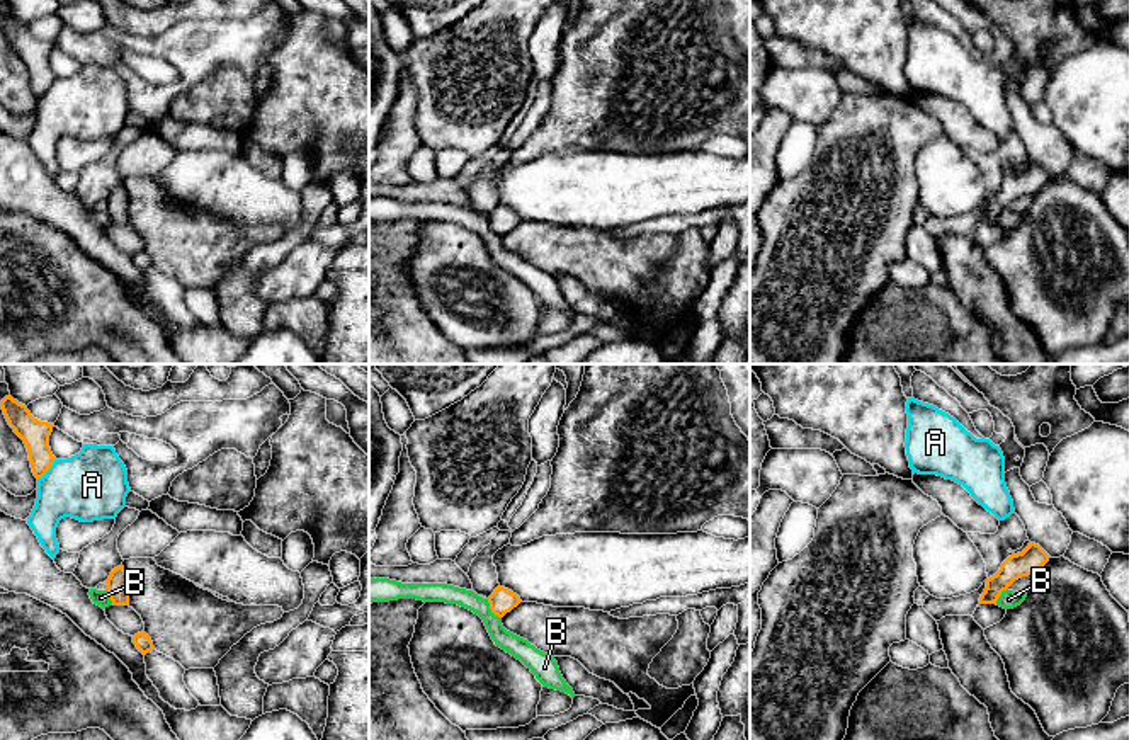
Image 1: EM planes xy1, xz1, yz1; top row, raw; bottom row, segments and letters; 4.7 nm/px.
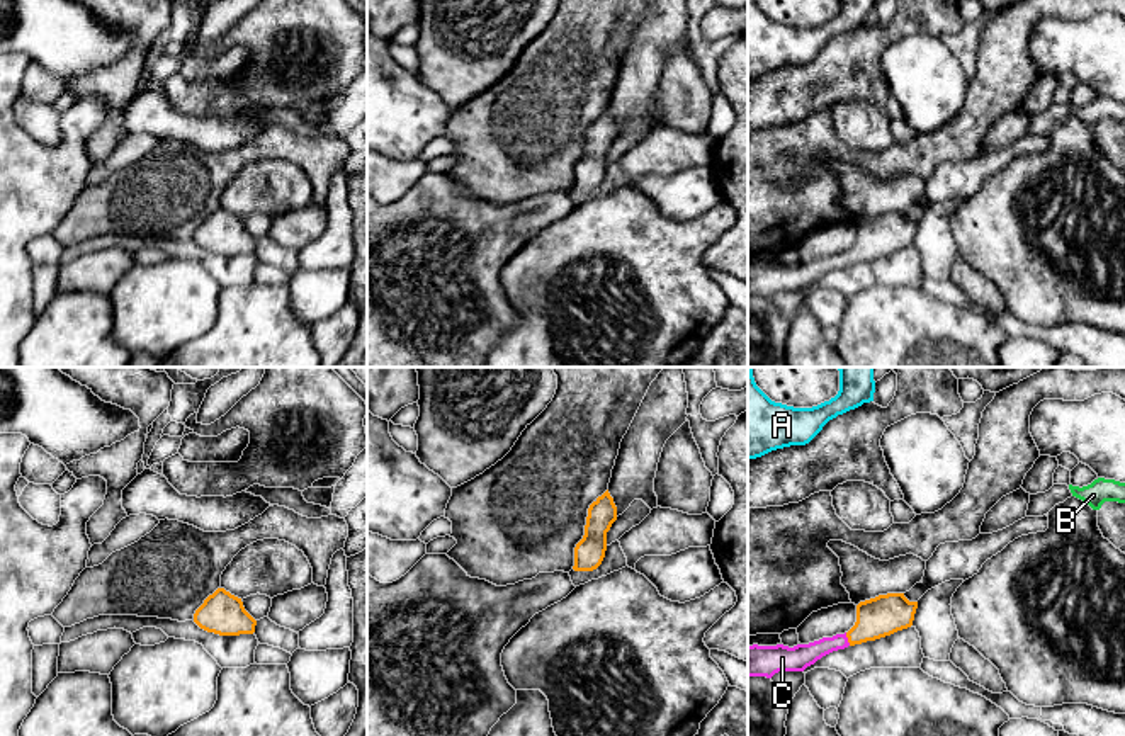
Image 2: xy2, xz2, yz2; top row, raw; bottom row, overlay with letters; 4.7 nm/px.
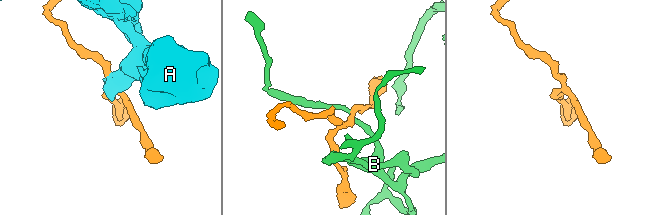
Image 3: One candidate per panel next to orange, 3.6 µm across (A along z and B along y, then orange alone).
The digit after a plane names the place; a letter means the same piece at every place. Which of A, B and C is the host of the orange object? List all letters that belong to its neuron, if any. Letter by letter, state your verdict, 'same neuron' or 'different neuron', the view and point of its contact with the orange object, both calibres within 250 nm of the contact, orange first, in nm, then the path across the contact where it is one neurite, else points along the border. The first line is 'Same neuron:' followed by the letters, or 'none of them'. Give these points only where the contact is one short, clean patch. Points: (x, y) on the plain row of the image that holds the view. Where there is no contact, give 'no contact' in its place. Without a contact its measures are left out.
Same neuron: C
A: different neuron; meets orange in xy1 at (48, 87); 130 nm thick on the orange side, 340 nm on the other
B: different neuron; meets orange in xz1 at (492, 228); 120 nm thick on the orange side, 100 nm on the other; border along xz1 (487, 218), (492, 230), (500, 237)
C: same neuron; meets orange in yz2 at (848, 259); 190 nm thick on the orange side, 120 nm on the other; runs through yz2 (882, 235), (848, 259), (799, 276)

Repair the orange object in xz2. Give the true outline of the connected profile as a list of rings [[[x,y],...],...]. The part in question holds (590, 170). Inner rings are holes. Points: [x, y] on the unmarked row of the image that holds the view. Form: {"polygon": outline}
{"polygon": [[[608,109],[588,127],[585,155],[574,167],[574,190],[596,189],[607,170],[607,151],[617,139],[617,126]]]}

